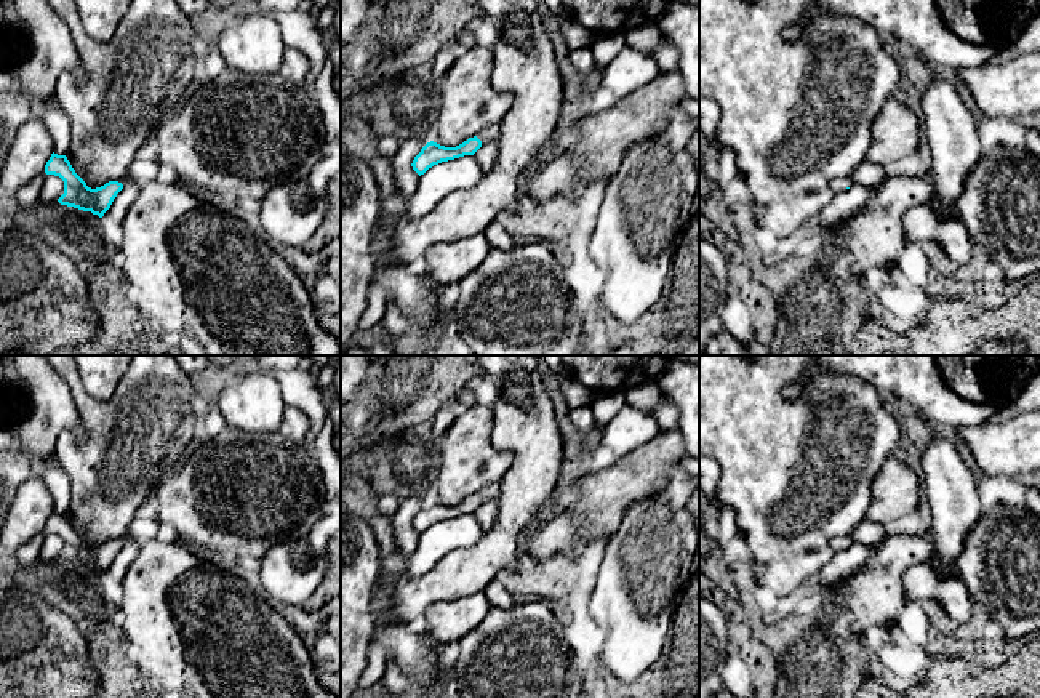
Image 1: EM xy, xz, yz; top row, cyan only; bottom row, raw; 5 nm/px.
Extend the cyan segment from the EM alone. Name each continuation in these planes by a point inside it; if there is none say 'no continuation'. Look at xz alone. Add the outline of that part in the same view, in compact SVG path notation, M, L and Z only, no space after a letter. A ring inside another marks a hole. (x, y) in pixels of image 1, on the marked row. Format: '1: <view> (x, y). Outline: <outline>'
1: xz (492, 133). Outline: M501 122L485 128L482 133L477 134L477 138L482 141L482 144L498 142L499 128L501 128Z

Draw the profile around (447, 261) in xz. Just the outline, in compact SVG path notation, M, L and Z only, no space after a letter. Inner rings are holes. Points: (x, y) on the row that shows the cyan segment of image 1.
M483 234L435 243L422 255L427 264L426 277L437 288L461 282L483 263L488 251Z

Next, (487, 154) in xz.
M496 142L482 144L482 147L474 154L477 162L480 163L483 173L488 173L498 158L498 146Z

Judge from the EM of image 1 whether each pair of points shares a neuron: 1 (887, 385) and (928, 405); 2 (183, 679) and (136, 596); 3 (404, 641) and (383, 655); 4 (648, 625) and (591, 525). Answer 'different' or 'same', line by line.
1: same
2: same
3: same
4: different

